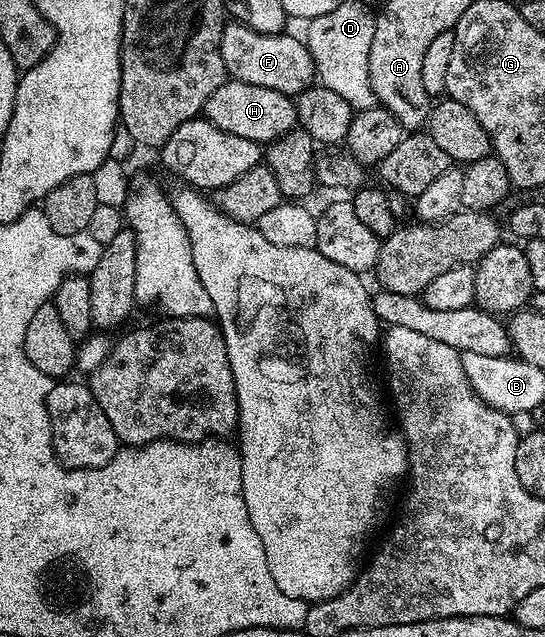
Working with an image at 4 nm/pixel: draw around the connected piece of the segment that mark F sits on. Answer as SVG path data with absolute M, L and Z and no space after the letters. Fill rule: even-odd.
M226 20L221 36L221 54L225 64L225 72L232 80L243 83L255 83L255 87L271 87L271 91L296 95L314 84L317 77L317 69L313 64L311 51L305 45L304 40L299 36L292 37L292 32L284 33L260 33L253 31L239 21Z

